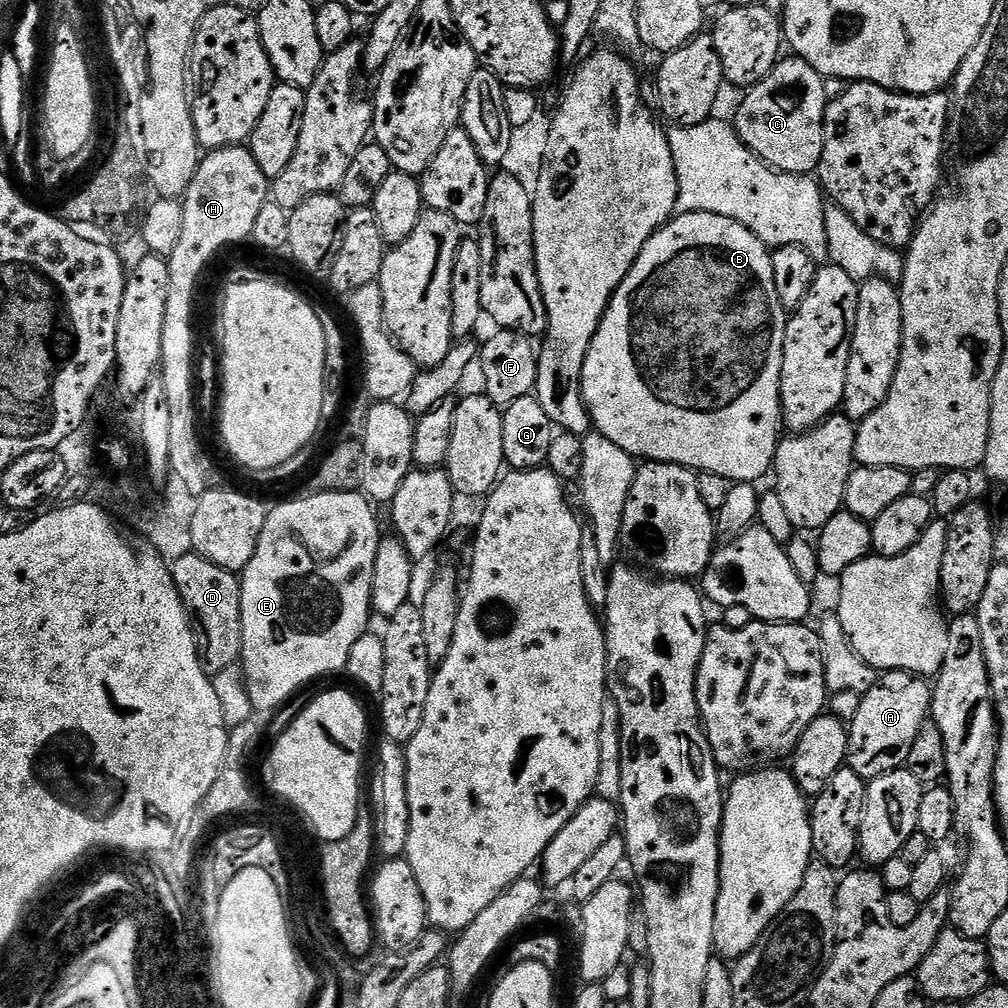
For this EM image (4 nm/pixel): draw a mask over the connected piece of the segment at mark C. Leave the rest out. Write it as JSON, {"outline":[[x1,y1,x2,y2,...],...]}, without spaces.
{"outline":[[781,58,775,66,753,88,743,93,744,101,736,112,734,127,740,140,757,158,764,161,777,172,789,172,795,176,806,176,815,173,820,166,822,146,824,145,824,111,830,103,830,95,824,89,825,77,814,70,805,60,799,58]]}

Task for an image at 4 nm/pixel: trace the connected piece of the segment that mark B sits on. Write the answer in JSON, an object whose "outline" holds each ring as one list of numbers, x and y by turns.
{"outline":[[709,212,673,215,663,228,659,228,652,235,638,254,630,274,626,274,626,278,608,303,608,309,604,312,598,330,590,342,590,350,586,354,586,362,580,375,580,393,584,396,584,407,588,410,595,431,610,438,614,446,622,446,622,450,644,462,677,464,683,468,691,468,697,474,718,474,730,482,741,484,760,482,767,472,769,475,773,471,776,445,782,439,780,375,785,323,786,309,778,302,778,294,774,290,772,252,768,245,763,244,737,220,722,218]]}

